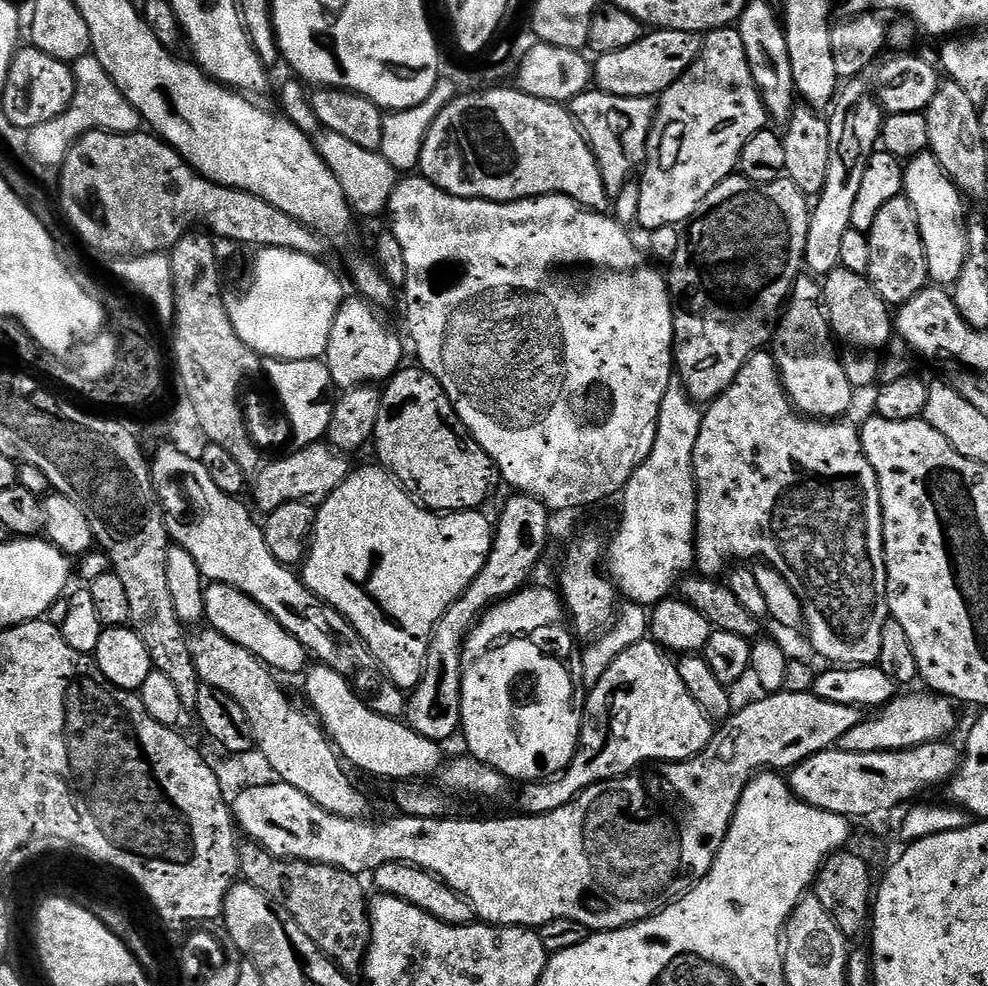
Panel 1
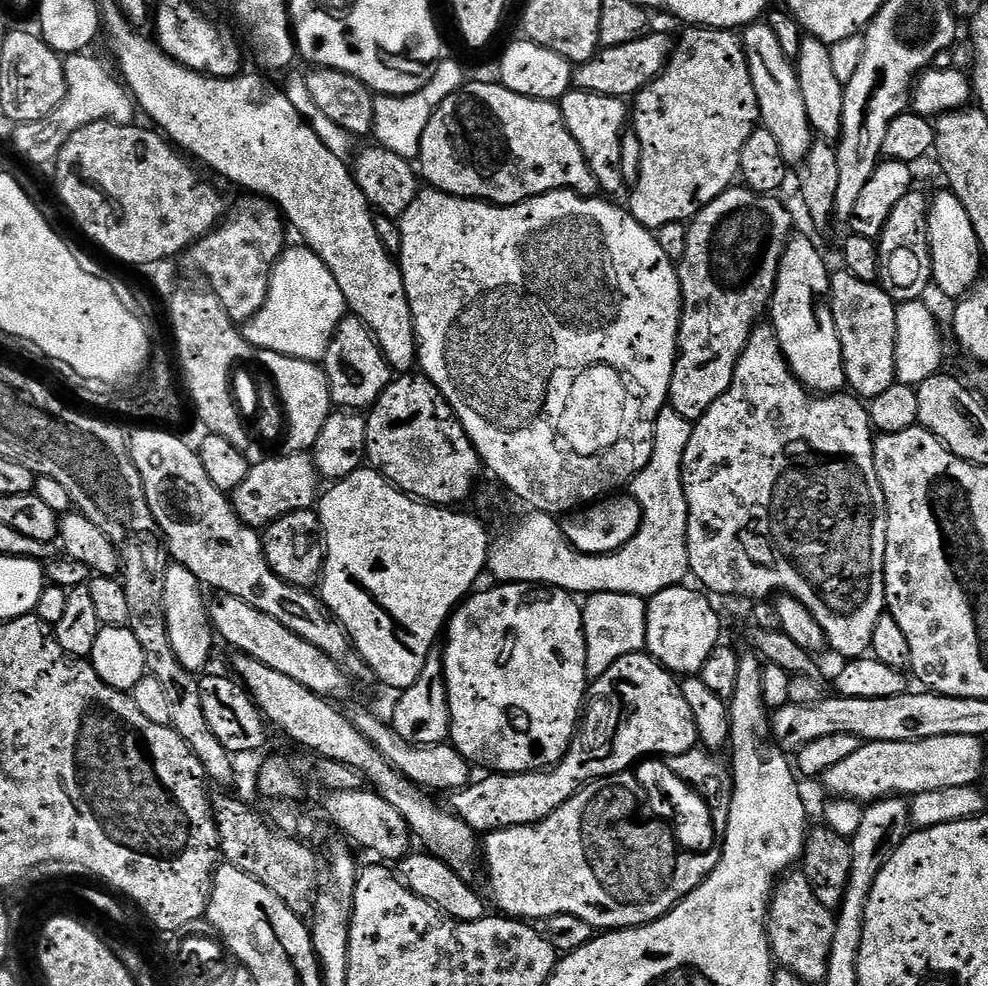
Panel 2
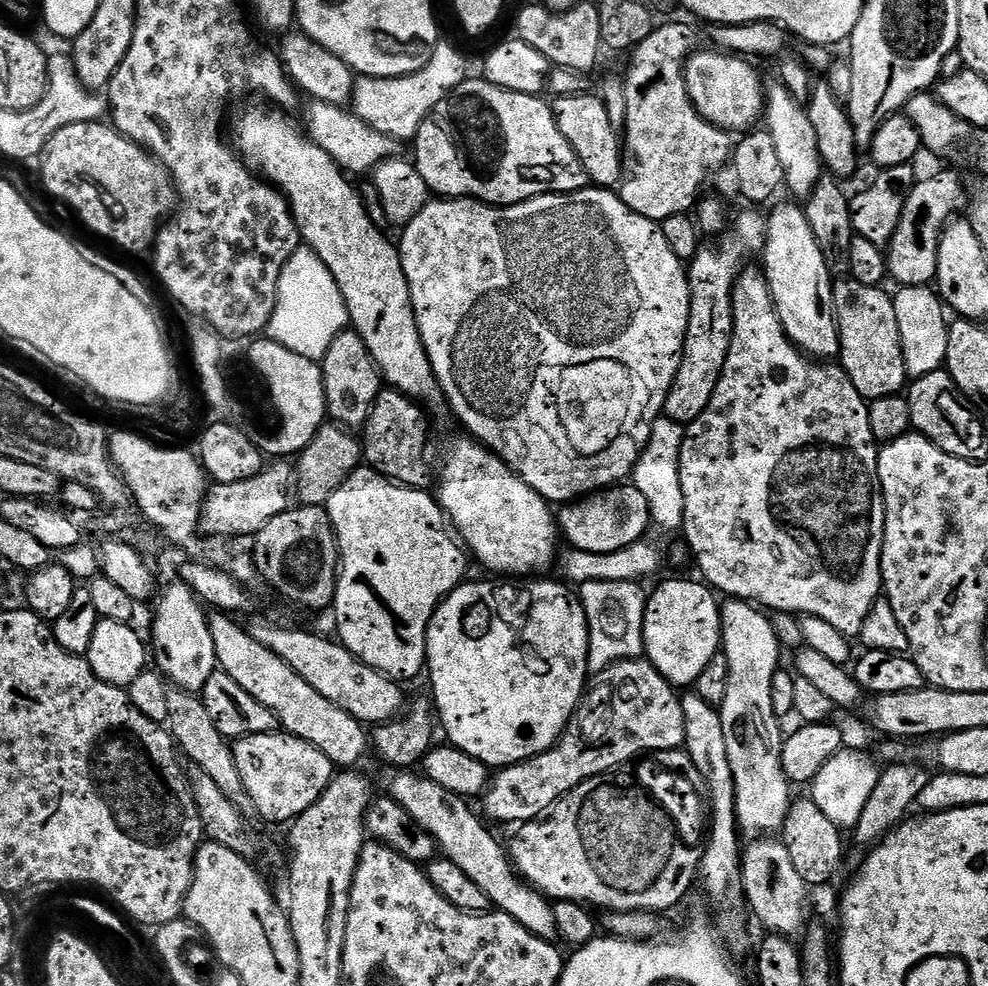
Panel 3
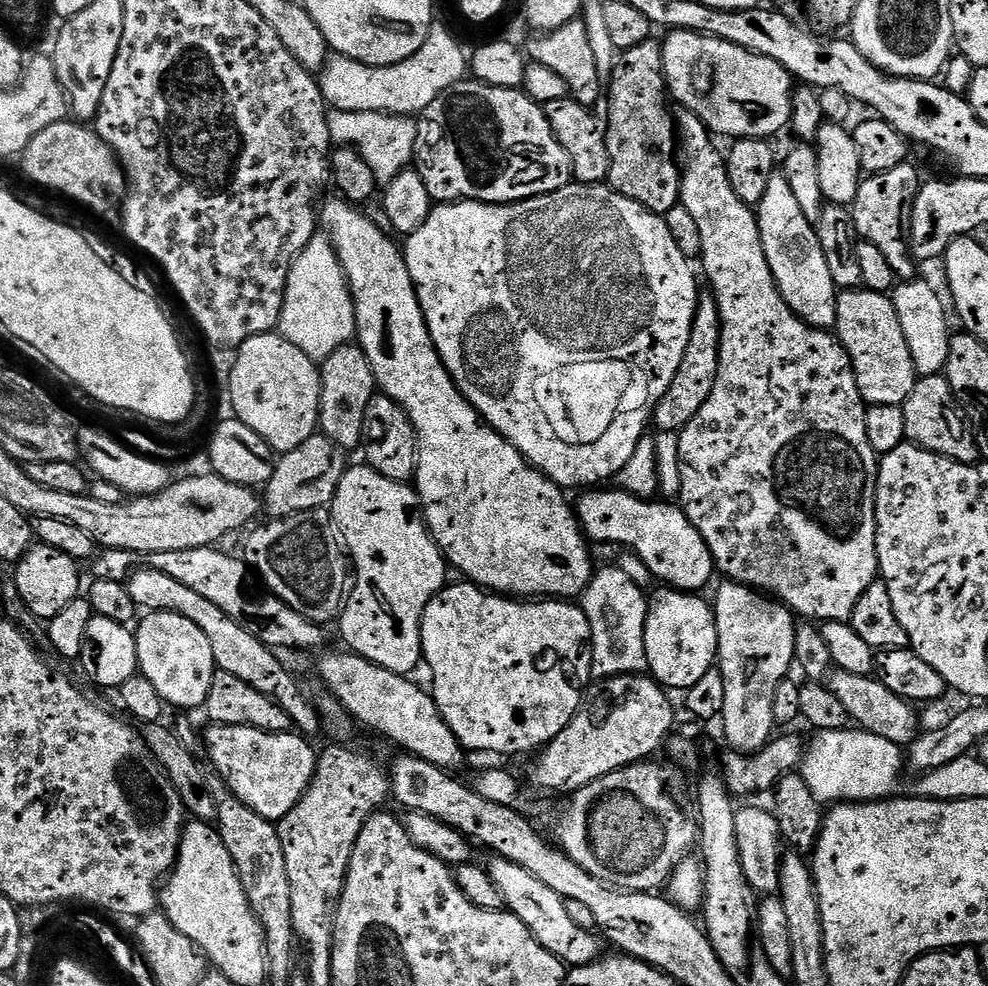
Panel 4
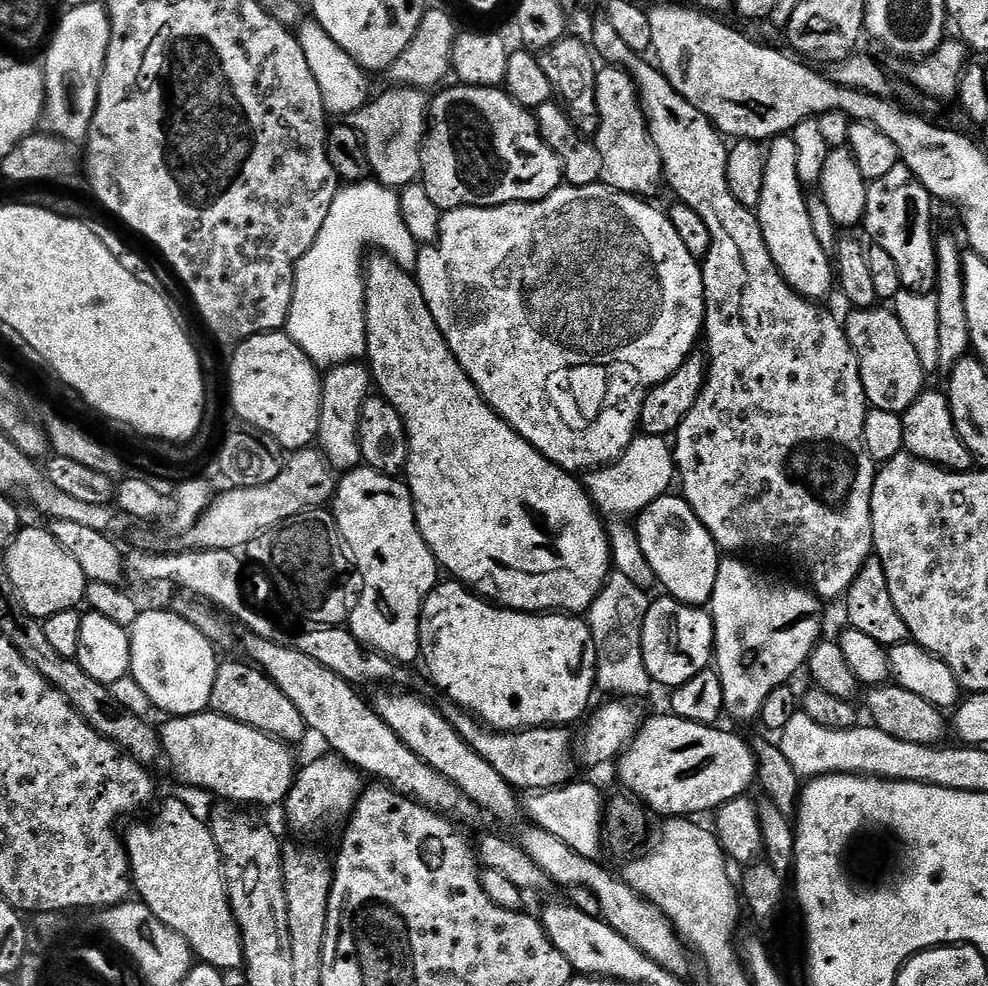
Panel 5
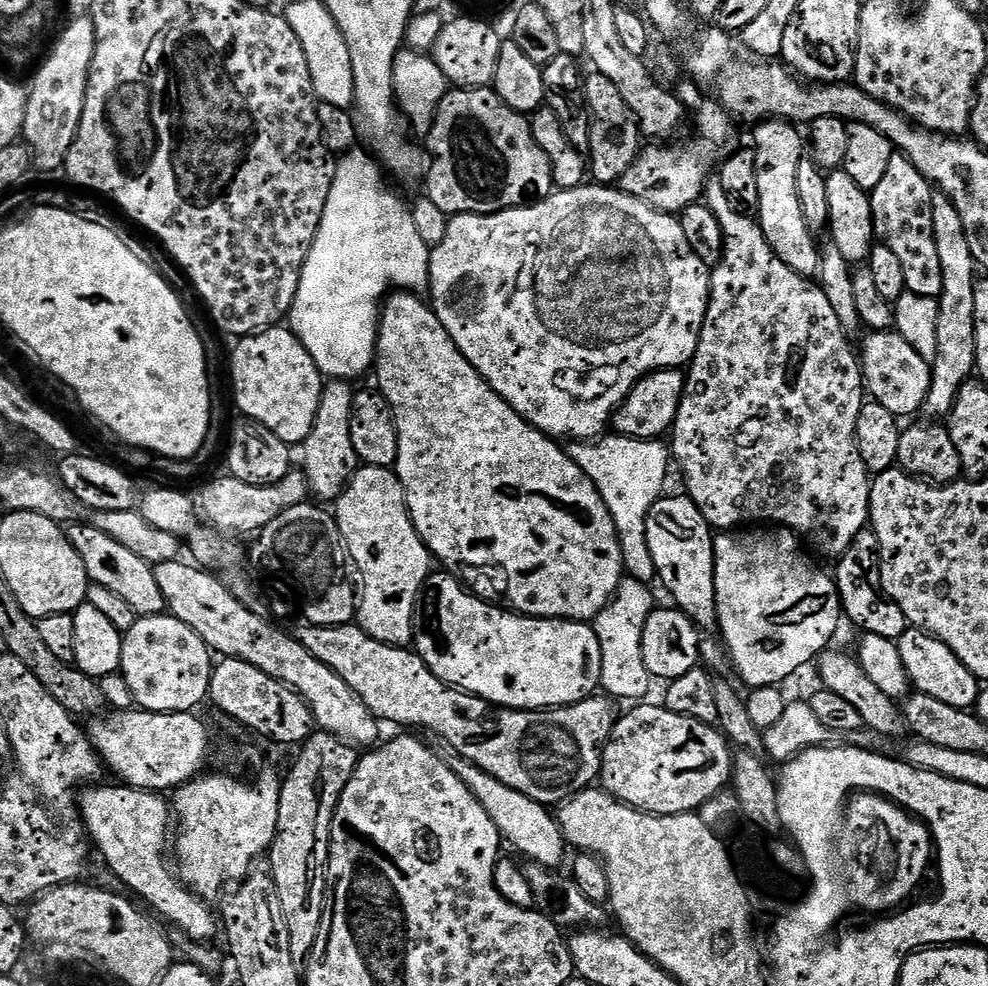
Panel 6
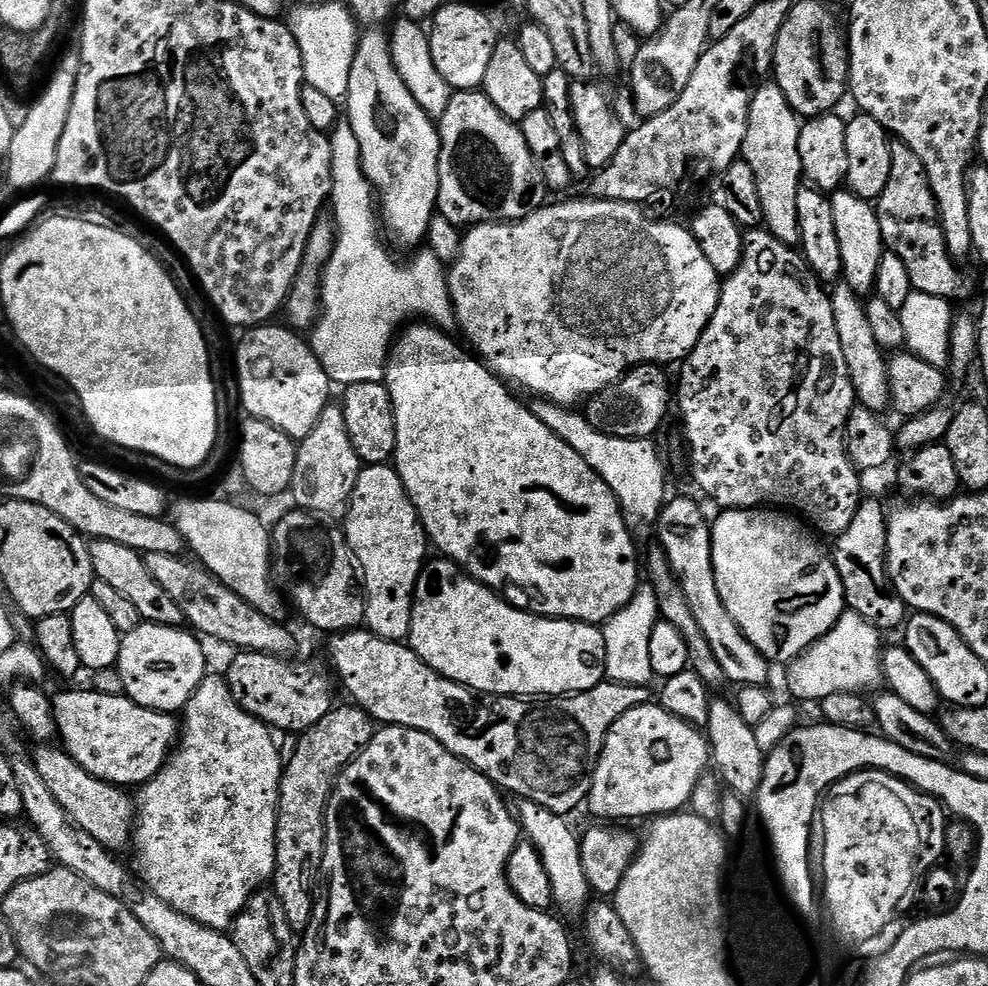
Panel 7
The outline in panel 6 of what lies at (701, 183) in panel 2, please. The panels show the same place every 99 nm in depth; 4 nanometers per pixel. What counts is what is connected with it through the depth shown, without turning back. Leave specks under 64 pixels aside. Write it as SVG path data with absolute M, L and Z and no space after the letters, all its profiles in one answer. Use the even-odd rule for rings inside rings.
M592 70L583 77L584 99L592 117L590 146L586 159L590 165L590 176L597 185L612 186L620 181L622 174L632 168L633 161L640 155L642 133L638 122L632 117L630 106L618 94L618 86L610 82L601 72ZM641 140L641 141L640 141Z

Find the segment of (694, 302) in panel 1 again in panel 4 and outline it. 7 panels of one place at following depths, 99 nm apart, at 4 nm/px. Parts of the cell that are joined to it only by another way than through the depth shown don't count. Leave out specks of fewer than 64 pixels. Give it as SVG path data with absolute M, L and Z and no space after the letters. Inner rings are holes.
M704 294L696 301L696 313L690 330L690 342L686 346L686 354L682 354L682 362L678 366L678 374L674 374L674 382L662 394L662 398L653 408L650 417L653 425L657 424L660 432L679 433L687 426L690 418L702 410L702 402L710 396L714 388L714 378L718 374L718 358L720 357L720 315L716 300L710 294Z

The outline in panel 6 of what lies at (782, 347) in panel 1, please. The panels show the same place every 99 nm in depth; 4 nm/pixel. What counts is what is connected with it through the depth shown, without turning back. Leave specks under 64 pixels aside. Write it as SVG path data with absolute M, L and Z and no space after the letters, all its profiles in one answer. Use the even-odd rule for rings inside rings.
M779 118L766 120L756 128L756 169L758 170L758 223L766 242L798 274L812 278L819 273L821 249L816 248L817 237L802 218L802 202L798 202L798 166L806 158L806 140L800 137L801 129L795 123Z

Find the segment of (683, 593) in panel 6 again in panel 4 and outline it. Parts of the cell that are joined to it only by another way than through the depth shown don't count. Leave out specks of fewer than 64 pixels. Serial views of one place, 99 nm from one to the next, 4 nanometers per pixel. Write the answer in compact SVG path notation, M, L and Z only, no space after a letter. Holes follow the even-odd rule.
M584 490L574 500L580 530L589 541L600 544L625 544L652 572L661 585L686 593L699 593L714 576L712 555L698 530L686 518L684 509L672 502L655 504L652 498L632 496L623 490Z

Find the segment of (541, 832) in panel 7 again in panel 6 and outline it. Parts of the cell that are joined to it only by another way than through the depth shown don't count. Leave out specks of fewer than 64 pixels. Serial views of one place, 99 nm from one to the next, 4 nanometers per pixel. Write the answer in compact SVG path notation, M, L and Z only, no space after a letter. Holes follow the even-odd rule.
M453 755L450 763L454 774L458 774L458 778L462 778L462 782L466 782L466 786L472 791L474 798L478 798L478 802L482 802L482 810L486 810L486 814L490 814L494 826L498 826L501 837L507 843L509 840L522 855L528 856L524 858L533 864L541 864L542 867L553 870L561 867L559 864L564 860L564 848L566 849L564 831L560 828L559 819L553 813L551 816L548 813L551 811L545 805L498 782L498 778L486 774L462 756Z

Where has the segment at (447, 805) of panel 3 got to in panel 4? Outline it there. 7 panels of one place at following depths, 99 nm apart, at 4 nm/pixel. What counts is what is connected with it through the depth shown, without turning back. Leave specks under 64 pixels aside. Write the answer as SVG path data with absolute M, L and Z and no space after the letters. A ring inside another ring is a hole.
M497 854L491 859L493 860L487 862L486 869L494 886L498 886L502 894L504 908L517 916L528 927L530 934L534 934L536 941L546 950L550 950L550 954L554 954L568 966L591 964L601 955L601 941L597 933L582 930L582 926L577 926L571 921L570 914L566 914L563 896L554 894L554 890L550 890L546 882L538 882L538 878L530 874L530 870L522 870L522 866ZM596 936L598 941L596 941Z

